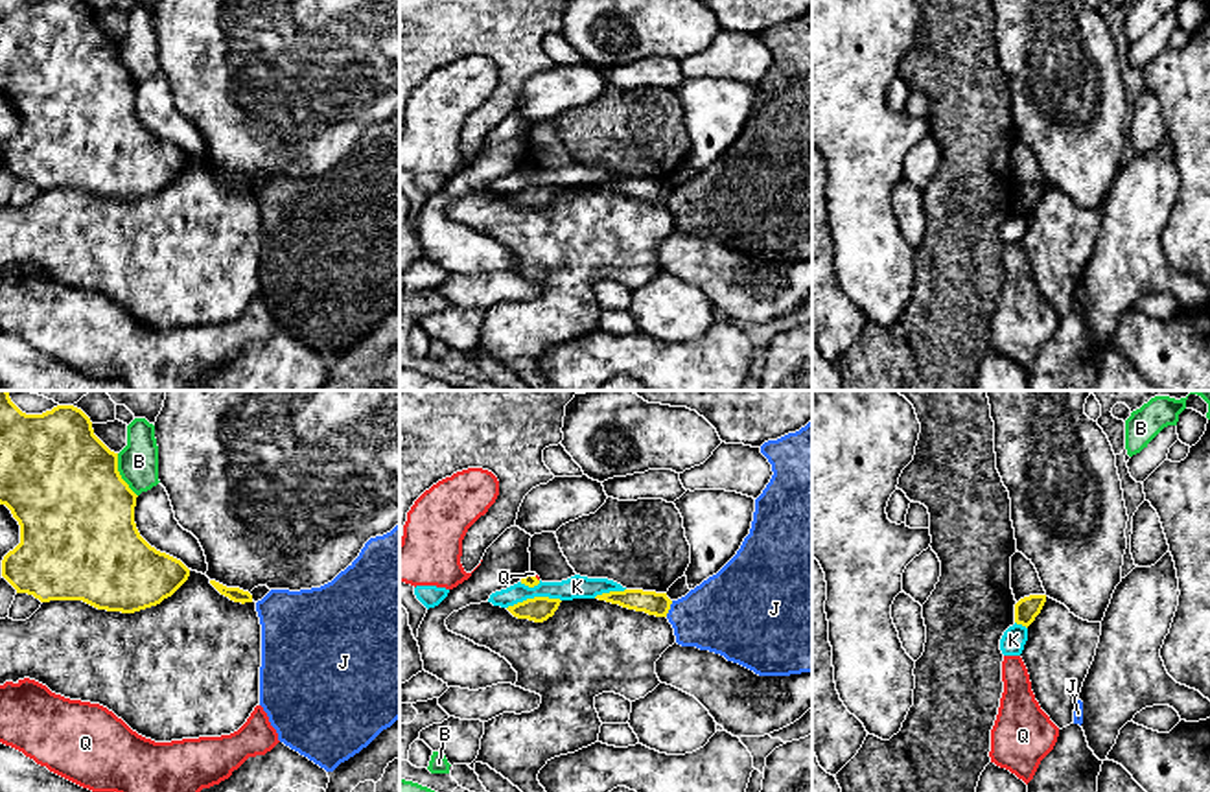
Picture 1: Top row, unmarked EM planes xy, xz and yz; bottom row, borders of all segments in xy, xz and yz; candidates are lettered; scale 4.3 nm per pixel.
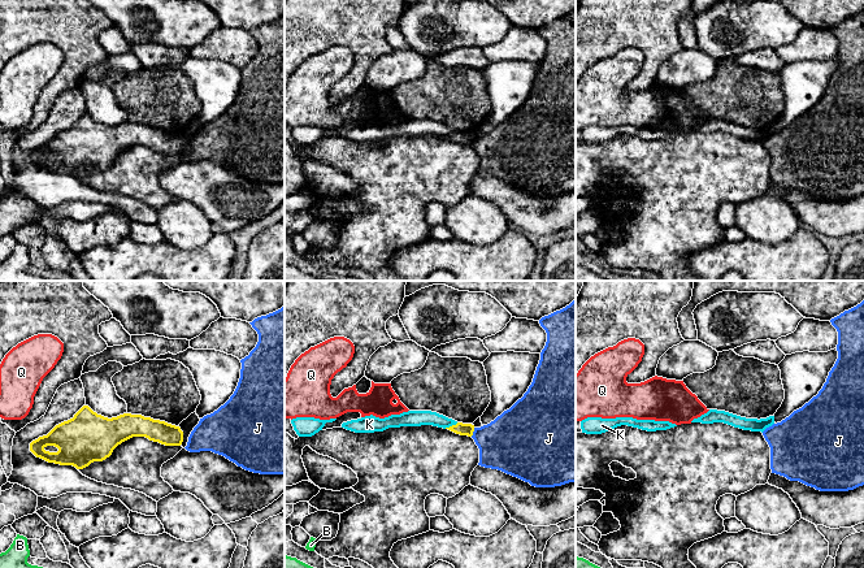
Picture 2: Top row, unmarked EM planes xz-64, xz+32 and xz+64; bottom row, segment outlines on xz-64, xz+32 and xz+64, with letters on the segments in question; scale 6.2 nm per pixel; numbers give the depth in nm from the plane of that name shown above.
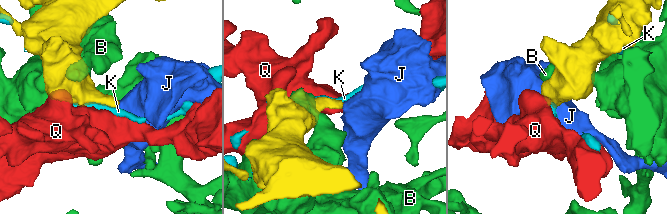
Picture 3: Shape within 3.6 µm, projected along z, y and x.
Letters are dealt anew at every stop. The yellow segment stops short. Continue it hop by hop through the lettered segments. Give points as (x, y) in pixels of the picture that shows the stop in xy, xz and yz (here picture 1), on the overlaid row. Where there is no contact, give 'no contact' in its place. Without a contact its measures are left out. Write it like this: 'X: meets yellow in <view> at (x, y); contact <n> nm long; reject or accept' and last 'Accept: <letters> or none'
B: meets yellow in xy at (120, 476); contact 220 nm long; reject
J: meets yellow in xz at (669, 608); contact 80 nm long; reject
K: meets yellow in xz at (535, 597); contact 240 nm long; reject
Q: meets yellow in xz at (535, 577); contact 50 nm long; reject
Accept: none

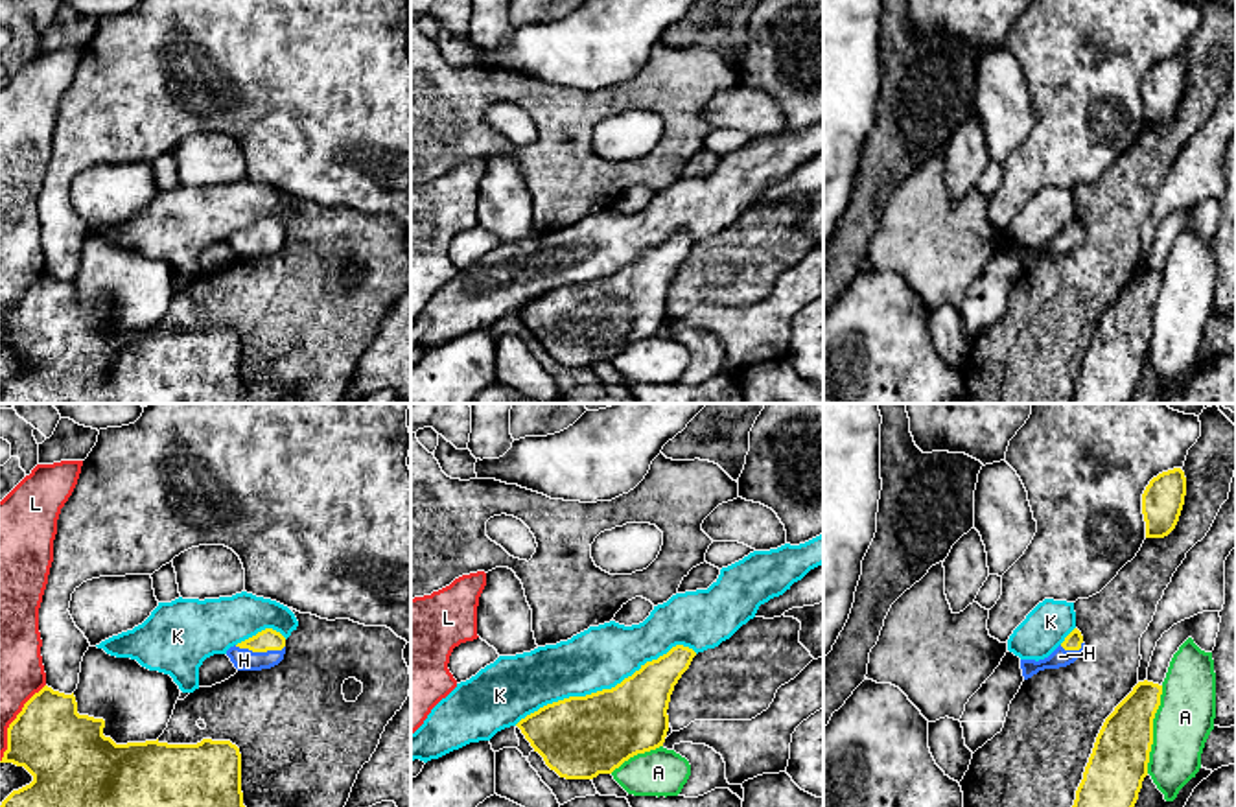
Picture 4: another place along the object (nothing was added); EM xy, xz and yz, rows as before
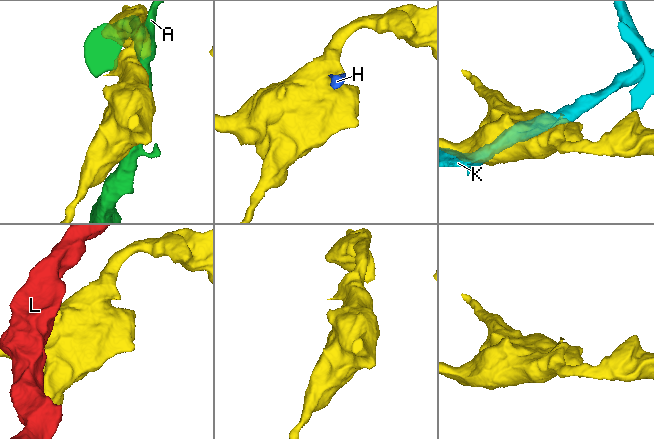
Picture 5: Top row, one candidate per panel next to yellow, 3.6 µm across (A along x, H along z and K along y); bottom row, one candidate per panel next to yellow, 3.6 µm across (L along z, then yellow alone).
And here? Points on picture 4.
A: meets yellow in yz at (1152, 730); contact 400 nm long; reject
H: meets yellow in xy at (260, 651); contact 220 nm long; accept
K: meets yellow in xz at (605, 690); contact 850 nm long; reject
L: meets yellow in xy at (11, 723); contact 400 nm long; reject
Accept: H

